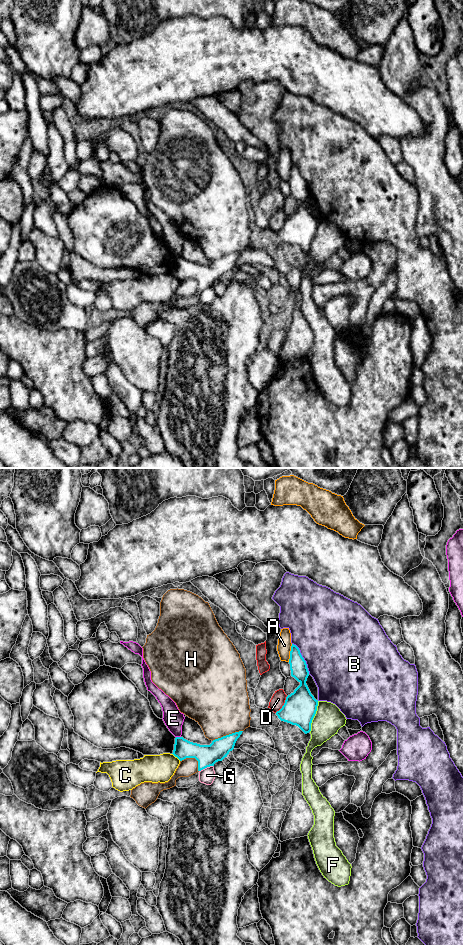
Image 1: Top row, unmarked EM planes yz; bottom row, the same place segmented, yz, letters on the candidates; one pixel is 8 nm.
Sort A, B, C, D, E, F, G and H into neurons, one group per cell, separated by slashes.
A / B / C / D / E / F / G / H

